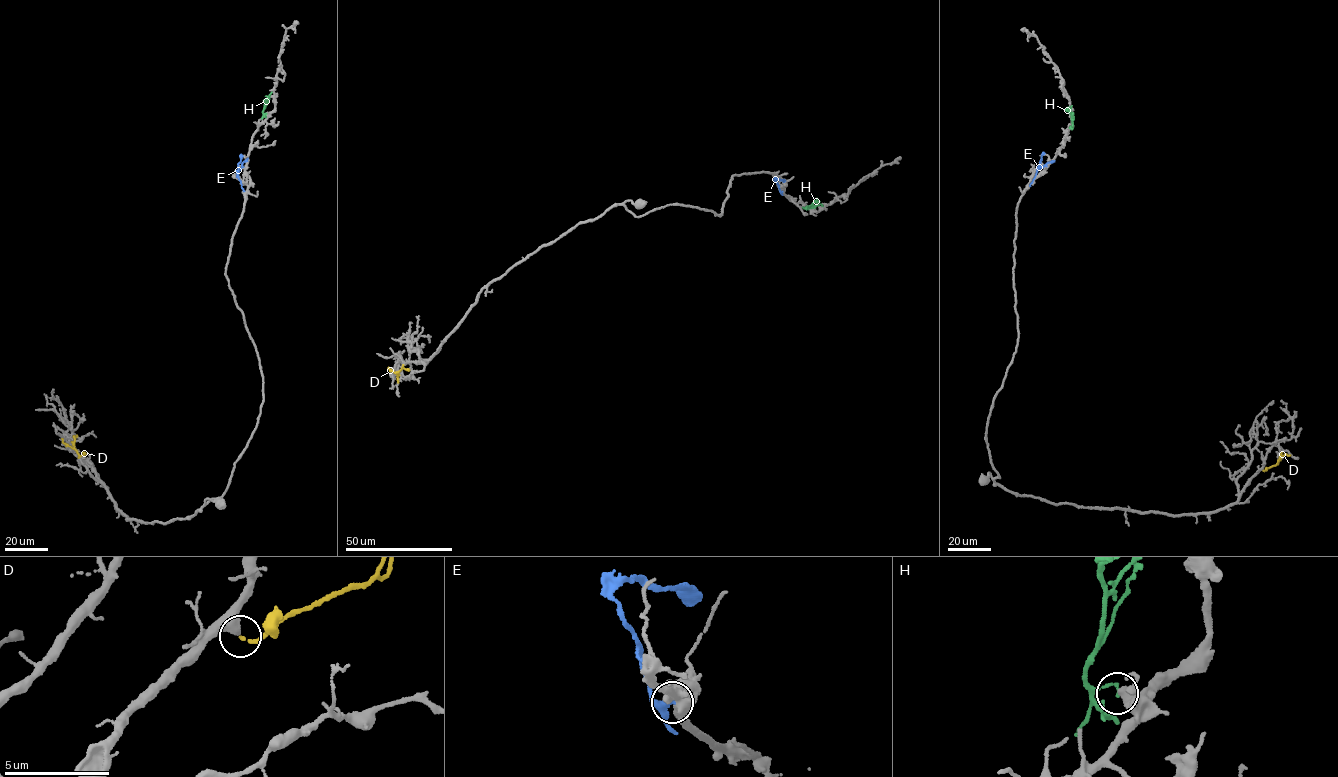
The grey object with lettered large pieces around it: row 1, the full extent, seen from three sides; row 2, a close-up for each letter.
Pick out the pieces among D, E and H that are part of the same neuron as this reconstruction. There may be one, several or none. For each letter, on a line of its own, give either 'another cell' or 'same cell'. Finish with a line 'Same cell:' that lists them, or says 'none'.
D: same cell
E: another cell
H: another cell
Same cell: D

